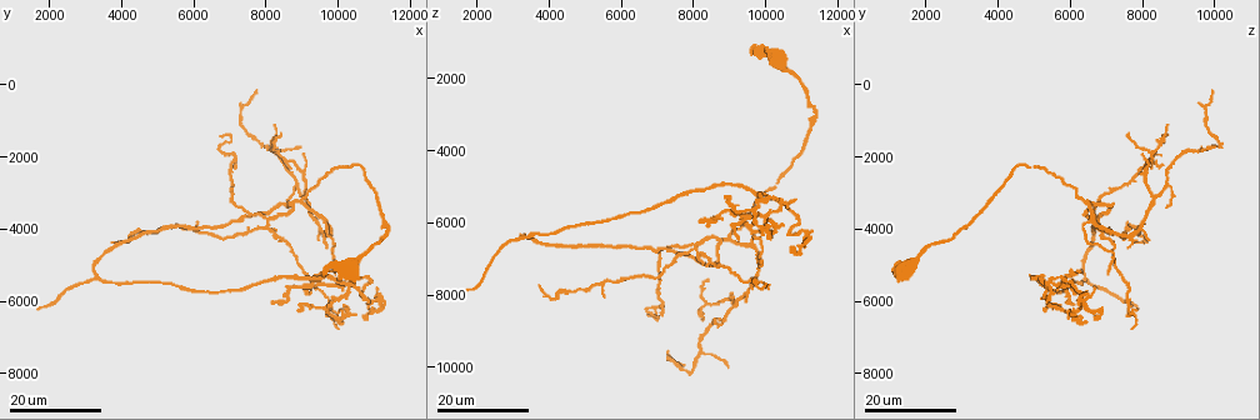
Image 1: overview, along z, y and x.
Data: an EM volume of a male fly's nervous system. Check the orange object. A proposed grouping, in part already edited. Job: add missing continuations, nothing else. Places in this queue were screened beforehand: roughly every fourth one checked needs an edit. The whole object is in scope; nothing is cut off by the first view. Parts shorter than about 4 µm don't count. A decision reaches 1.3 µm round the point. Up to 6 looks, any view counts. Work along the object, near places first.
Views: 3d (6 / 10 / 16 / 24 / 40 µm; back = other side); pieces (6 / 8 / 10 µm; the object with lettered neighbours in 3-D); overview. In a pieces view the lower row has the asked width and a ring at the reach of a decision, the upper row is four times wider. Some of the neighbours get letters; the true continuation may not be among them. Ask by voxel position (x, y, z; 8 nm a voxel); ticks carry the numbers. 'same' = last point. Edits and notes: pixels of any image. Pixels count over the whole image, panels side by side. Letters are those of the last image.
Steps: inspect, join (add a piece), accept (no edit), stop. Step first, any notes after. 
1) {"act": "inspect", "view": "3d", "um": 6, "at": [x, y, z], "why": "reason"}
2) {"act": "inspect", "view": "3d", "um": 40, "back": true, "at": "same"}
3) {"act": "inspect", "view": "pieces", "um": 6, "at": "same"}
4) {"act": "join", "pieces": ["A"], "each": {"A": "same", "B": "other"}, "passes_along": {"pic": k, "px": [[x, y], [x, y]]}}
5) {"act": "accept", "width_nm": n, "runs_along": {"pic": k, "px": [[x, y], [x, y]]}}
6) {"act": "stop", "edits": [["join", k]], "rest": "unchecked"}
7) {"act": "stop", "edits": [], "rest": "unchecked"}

{"act": "inspect", "view": "3d", "um": 24, "at": [8800, 6300, 5200], "why": "branch stops here"}

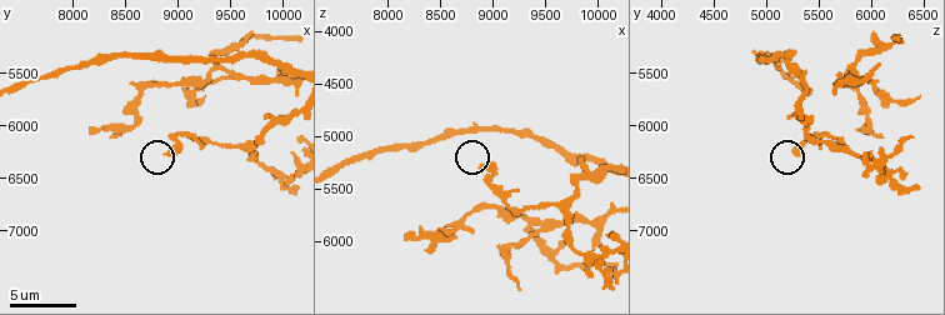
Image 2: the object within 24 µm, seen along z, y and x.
{"act": "inspect", "view": "3d", "um": 6, "at": [8900, 6260, 5280]}

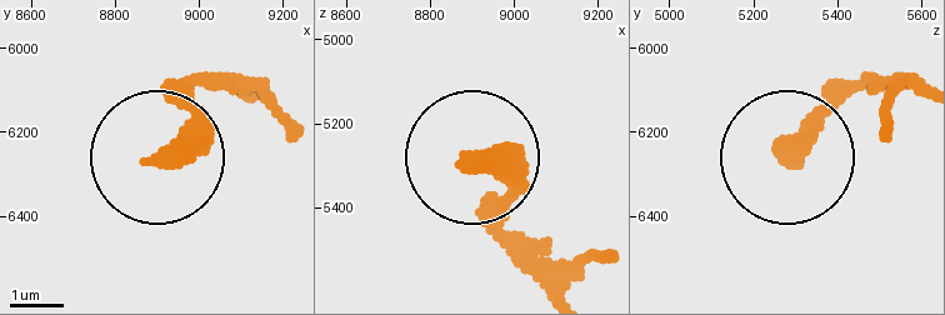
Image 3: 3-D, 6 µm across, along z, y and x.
{"act": "inspect", "view": "pieces", "um": 10, "at": [8895, 6260, 5285]}

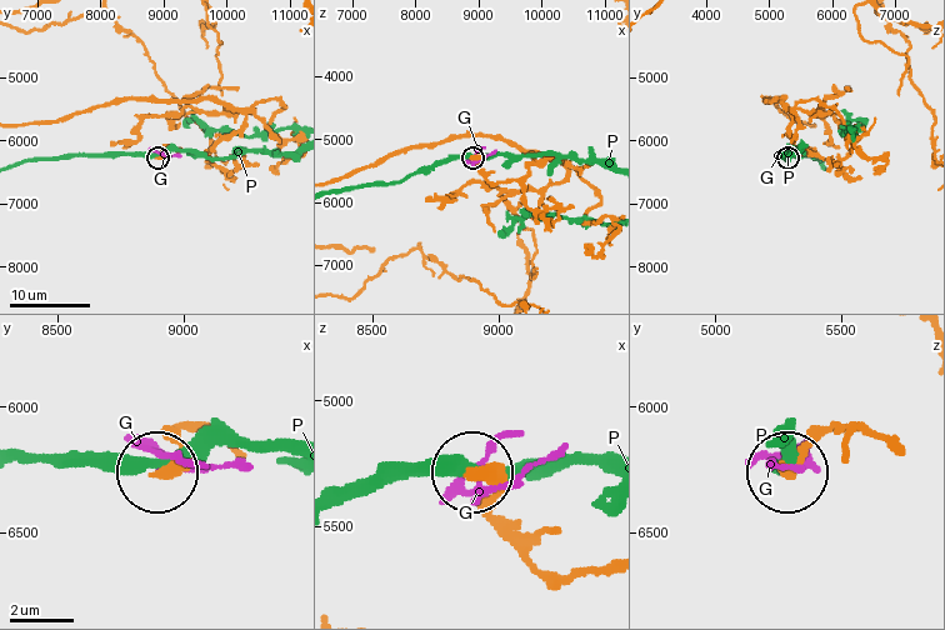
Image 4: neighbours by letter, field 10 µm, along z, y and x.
{"act": "accept", "each": {"G": "other", "P": "other"}, "runs_along": {"pic": 4, "px": [[601, 568], [561, 575], [545, 570], [494, 489], [475, 476]]}, "found": "none of them fits"}

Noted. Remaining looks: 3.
{"act": "inspect", "view": "3d", "um": 16, "at": [9900, 5200, 7100], "why": "long arm stops here"}

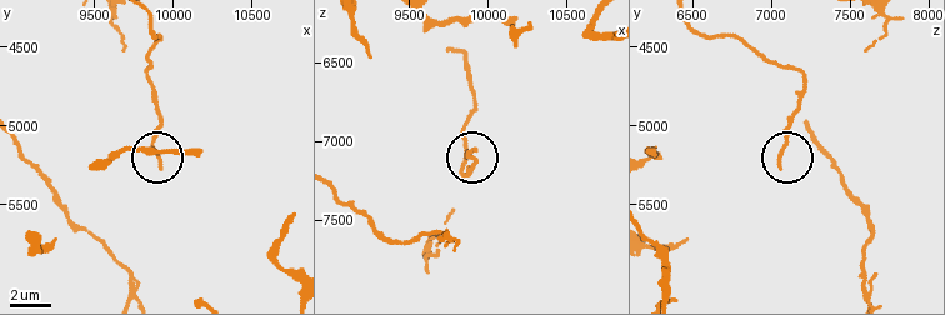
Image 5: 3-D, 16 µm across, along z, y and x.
{"act": "inspect", "view": "pieces", "um": 6, "at": [9920, 5260, 7060], "why": "what lies round it"}

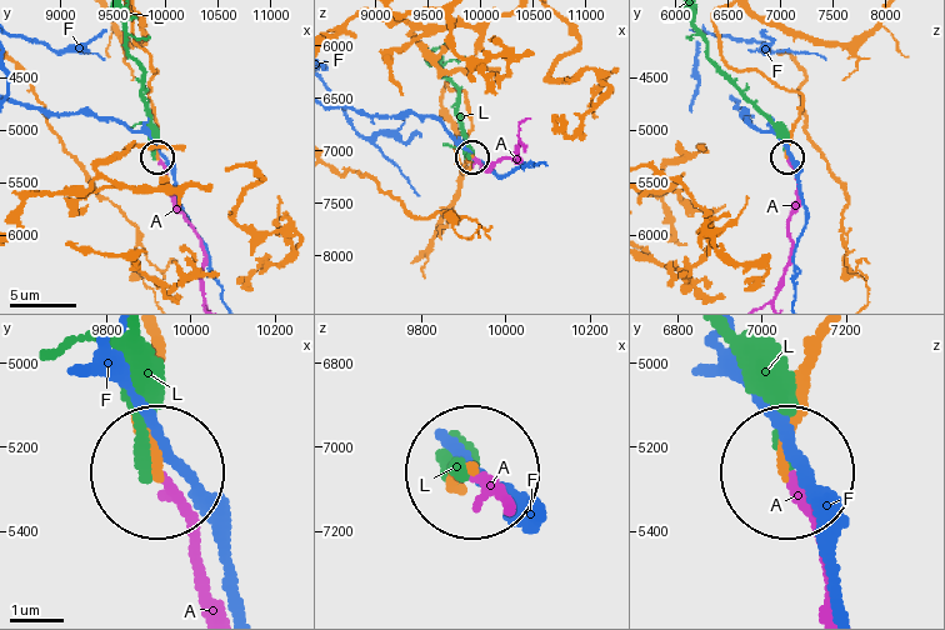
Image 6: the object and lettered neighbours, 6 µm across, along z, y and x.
{"act": "join", "pieces": ["A"], "each": {"A": "same", "F": "other", "L": "other"}, "found": "the cell continues"}

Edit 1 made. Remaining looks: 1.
{"act": "stop", "edits": [["join", 6]], "rest": "unchecked"}

